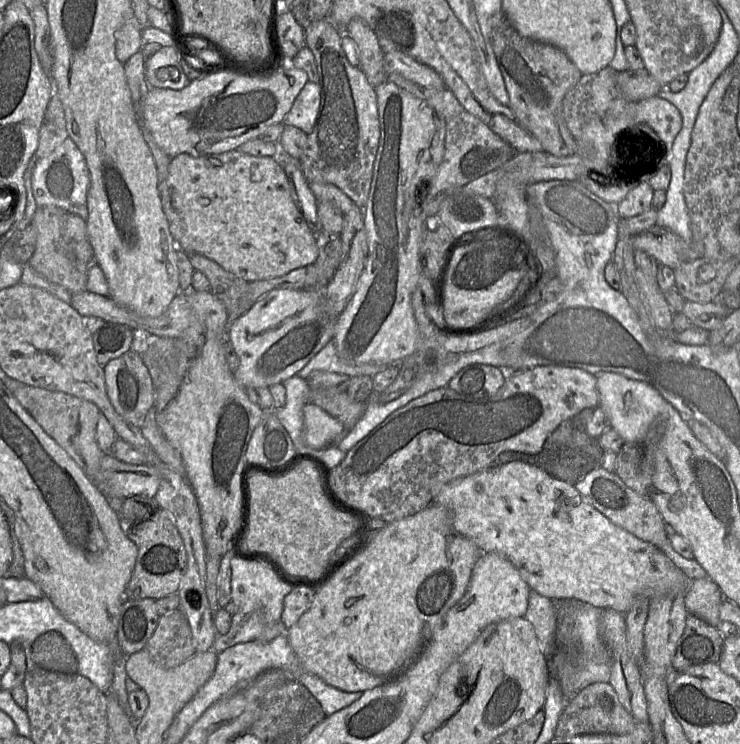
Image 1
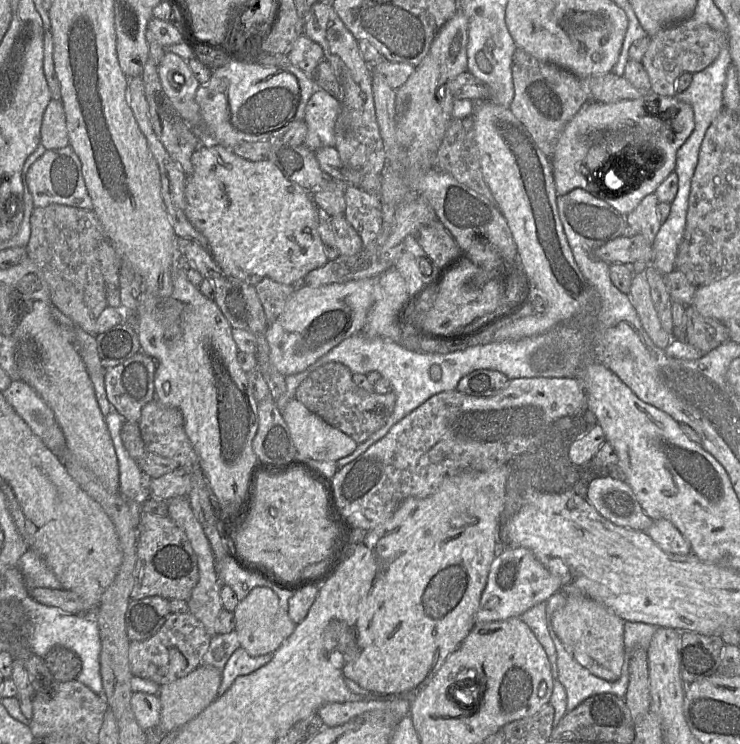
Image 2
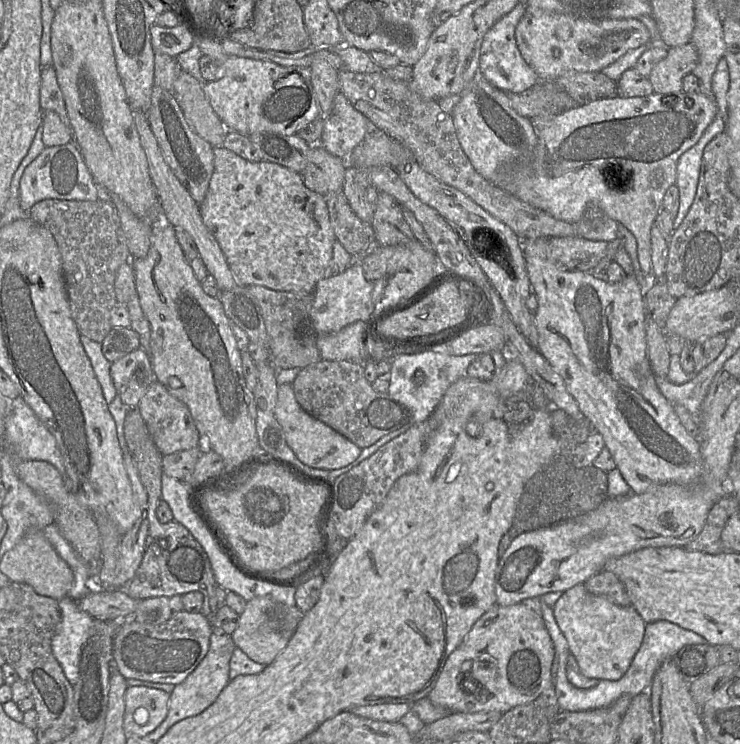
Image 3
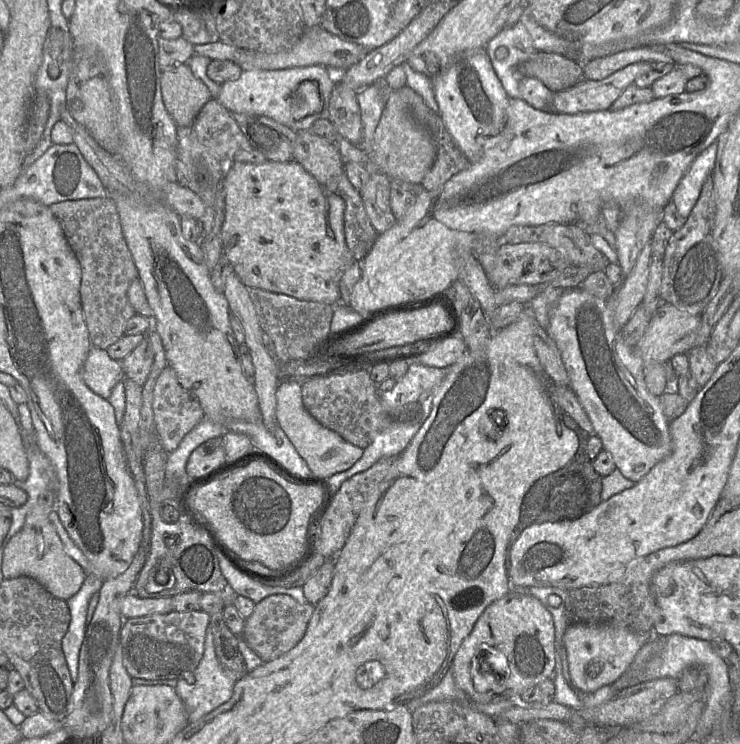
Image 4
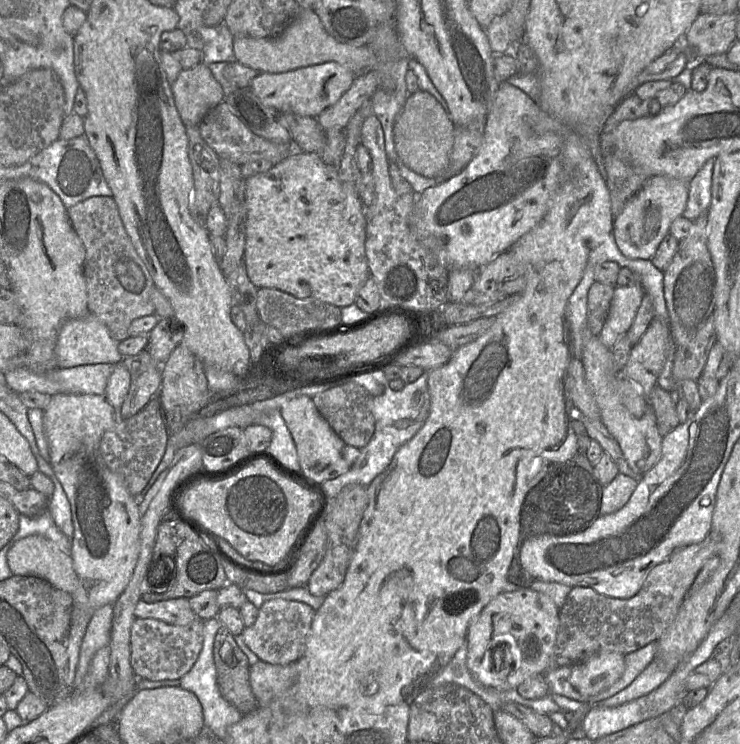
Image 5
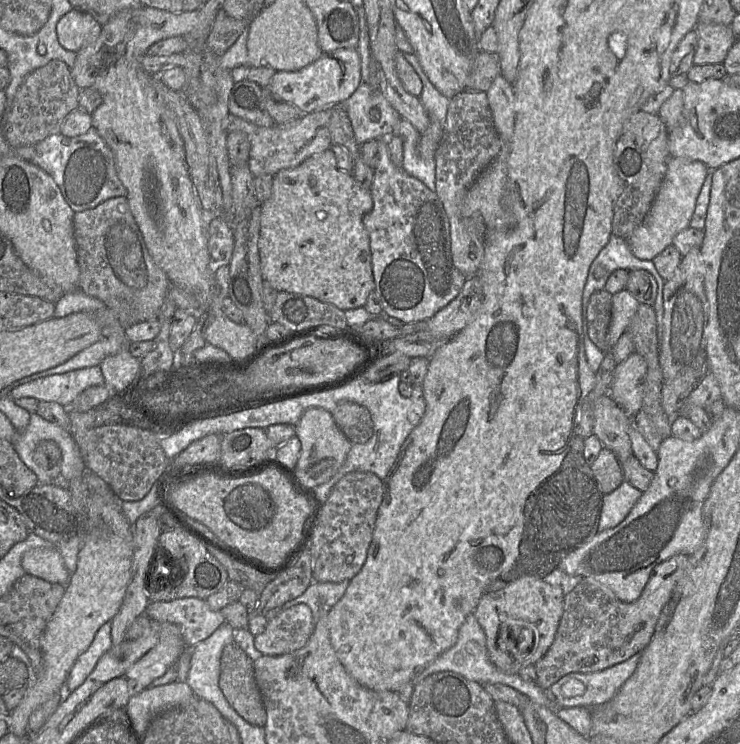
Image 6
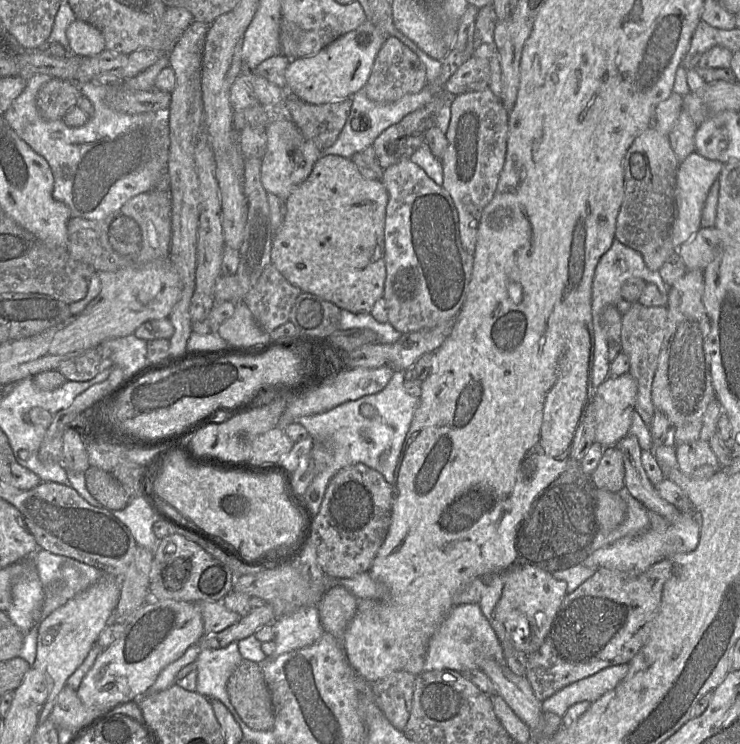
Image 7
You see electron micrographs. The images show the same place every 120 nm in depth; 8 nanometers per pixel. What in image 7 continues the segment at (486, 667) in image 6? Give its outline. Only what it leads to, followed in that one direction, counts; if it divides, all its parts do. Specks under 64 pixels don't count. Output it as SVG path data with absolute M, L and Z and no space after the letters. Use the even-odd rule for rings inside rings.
M465 603L454 606L430 638L423 672L443 669L465 672L479 669L484 658L505 663L502 646L479 604Z

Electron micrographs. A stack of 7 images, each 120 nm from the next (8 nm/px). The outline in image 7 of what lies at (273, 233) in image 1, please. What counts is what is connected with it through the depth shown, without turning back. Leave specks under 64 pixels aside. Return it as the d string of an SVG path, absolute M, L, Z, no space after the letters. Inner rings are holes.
M327 155L320 157L314 164L309 177L296 187L285 200L286 214L279 230L274 234L271 250L271 263L279 272L302 292L307 292L334 303L340 309L349 310L353 313L370 313L375 302L383 297L386 280L385 261L385 220L388 203L388 192L377 179L365 178L356 165L349 159L339 155Z

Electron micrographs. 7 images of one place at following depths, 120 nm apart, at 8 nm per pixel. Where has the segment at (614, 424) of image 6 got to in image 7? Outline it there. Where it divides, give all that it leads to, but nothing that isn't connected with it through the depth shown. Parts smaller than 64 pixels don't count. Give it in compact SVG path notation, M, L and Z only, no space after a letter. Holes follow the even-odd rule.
M627 433L615 446L623 455L626 492L640 501L648 510L656 512L667 521L674 520L681 512L662 499L655 486L649 481L641 462L642 450L637 438Z

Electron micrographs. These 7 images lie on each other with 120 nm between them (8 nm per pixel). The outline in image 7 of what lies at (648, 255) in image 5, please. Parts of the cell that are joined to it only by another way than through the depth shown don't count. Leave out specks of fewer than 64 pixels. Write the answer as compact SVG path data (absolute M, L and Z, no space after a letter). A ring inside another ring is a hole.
M696 152L679 163L675 186L676 215L671 228L671 241L675 248L690 240L700 230L705 201L723 166L722 162L709 160Z

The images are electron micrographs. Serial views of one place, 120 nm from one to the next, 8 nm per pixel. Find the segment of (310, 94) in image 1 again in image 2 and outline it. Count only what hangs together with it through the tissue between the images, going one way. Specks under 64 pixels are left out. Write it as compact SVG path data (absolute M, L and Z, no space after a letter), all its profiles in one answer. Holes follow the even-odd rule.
M316 88L307 102L303 121L307 125L304 145L315 151L334 147L334 124L340 105L337 98L321 88Z

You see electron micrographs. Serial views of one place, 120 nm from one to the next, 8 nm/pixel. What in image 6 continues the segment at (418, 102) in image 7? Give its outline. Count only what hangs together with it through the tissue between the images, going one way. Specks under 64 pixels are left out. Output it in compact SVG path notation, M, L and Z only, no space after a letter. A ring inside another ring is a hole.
M363 6L360 10L357 10L357 14L359 17L360 26L358 53L361 60L361 80L354 93L344 102L344 108L348 113L348 117L354 131L355 139L357 143L361 146L367 141L379 139L381 137L387 139L387 137L391 136L393 128L401 119L401 115L391 106L391 104L385 99L380 91L374 91L368 84L370 51ZM372 108L377 108L380 112L380 117L376 121L371 118L370 110Z

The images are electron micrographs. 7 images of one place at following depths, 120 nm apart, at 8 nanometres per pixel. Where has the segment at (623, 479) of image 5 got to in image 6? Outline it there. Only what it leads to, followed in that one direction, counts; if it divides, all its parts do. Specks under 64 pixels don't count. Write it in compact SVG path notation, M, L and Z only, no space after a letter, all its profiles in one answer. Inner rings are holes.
M623 480L612 492L603 495L598 532L613 528L621 523L641 495L642 492L626 480Z

